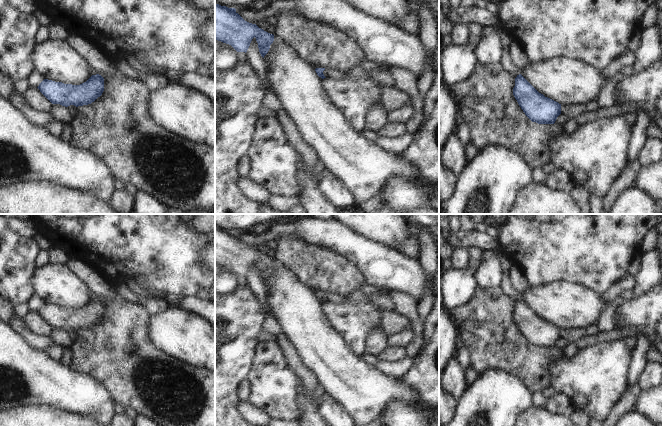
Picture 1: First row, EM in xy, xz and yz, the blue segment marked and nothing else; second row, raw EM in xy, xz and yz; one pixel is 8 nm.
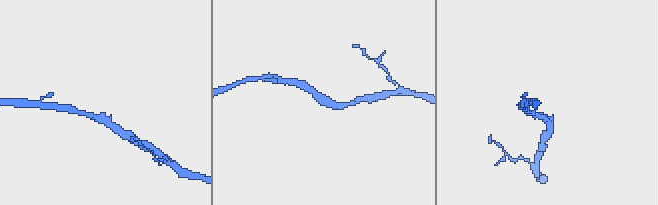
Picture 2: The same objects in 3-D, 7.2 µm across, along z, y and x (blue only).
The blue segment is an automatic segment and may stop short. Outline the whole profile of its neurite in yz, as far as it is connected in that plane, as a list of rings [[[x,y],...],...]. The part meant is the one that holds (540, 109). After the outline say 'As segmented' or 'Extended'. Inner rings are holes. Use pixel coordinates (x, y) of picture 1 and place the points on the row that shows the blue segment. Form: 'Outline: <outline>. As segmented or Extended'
Outline: [[[501,23],[492,25],[503,46],[501,65],[515,77],[513,95],[525,115],[538,124],[554,124],[561,114],[561,104],[539,93],[522,75],[521,70],[513,65],[509,54],[511,37],[503,30]]]. Extended

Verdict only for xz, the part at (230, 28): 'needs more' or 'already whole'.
already whole

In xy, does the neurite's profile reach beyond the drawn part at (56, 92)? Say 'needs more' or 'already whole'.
needs more

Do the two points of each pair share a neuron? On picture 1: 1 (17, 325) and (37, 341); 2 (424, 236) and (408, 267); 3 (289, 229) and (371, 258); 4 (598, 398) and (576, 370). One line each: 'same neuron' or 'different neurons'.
1: same neuron
2: different neurons
3: same neuron
4: same neuron

